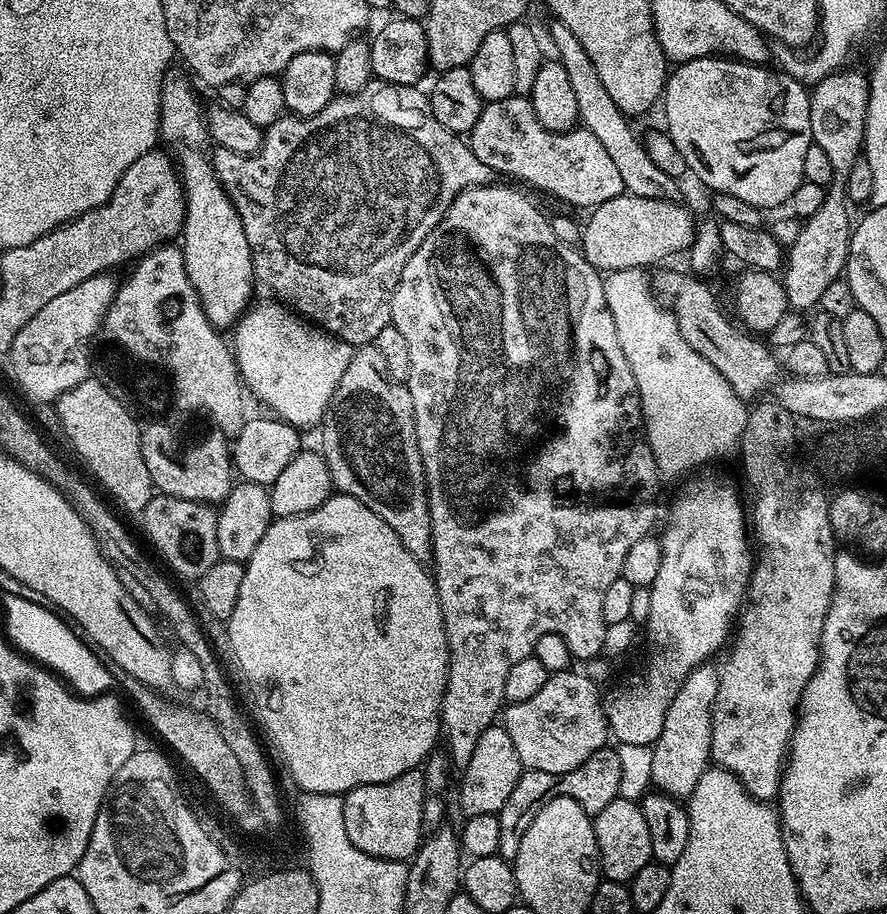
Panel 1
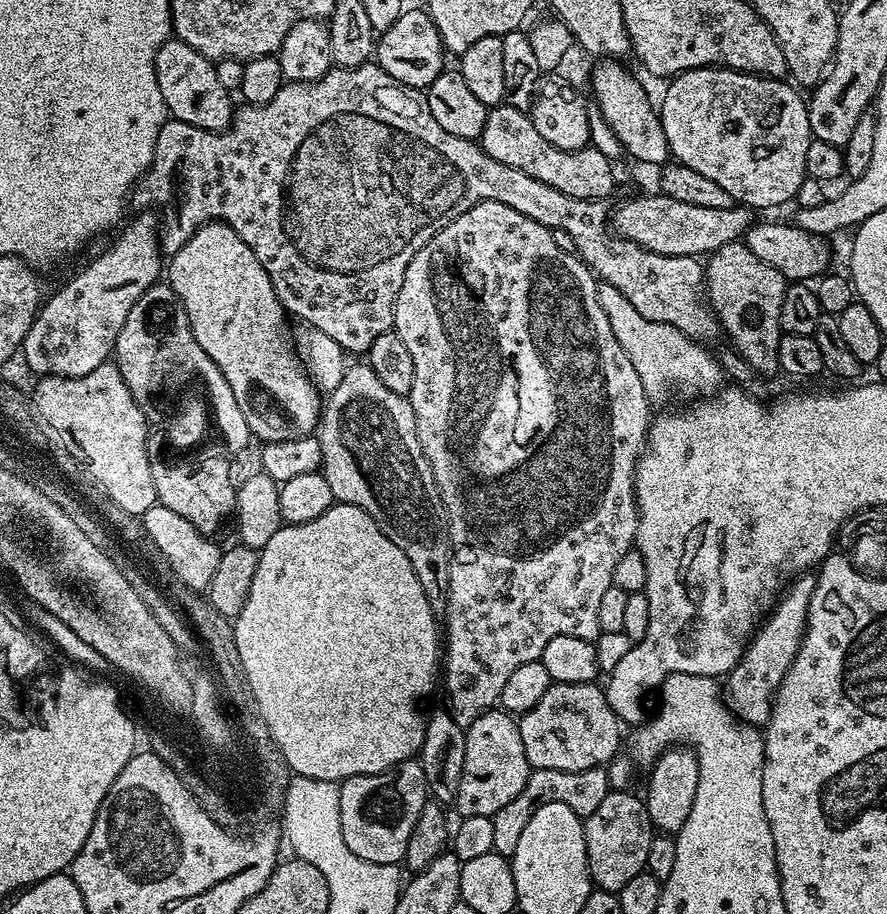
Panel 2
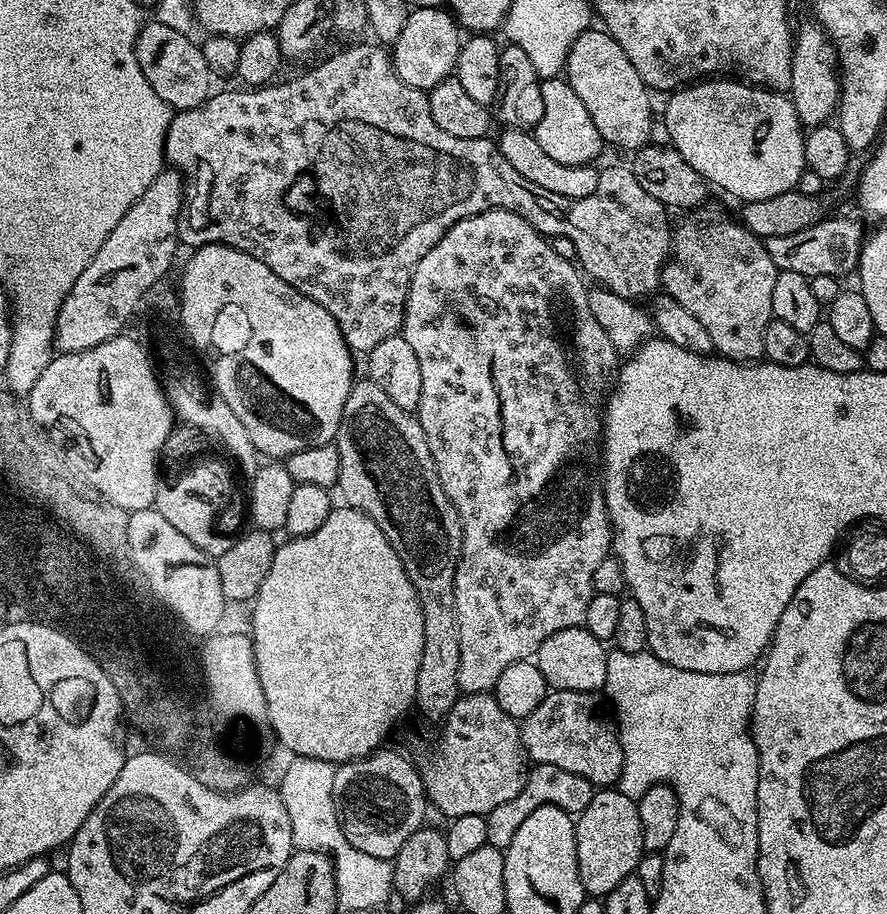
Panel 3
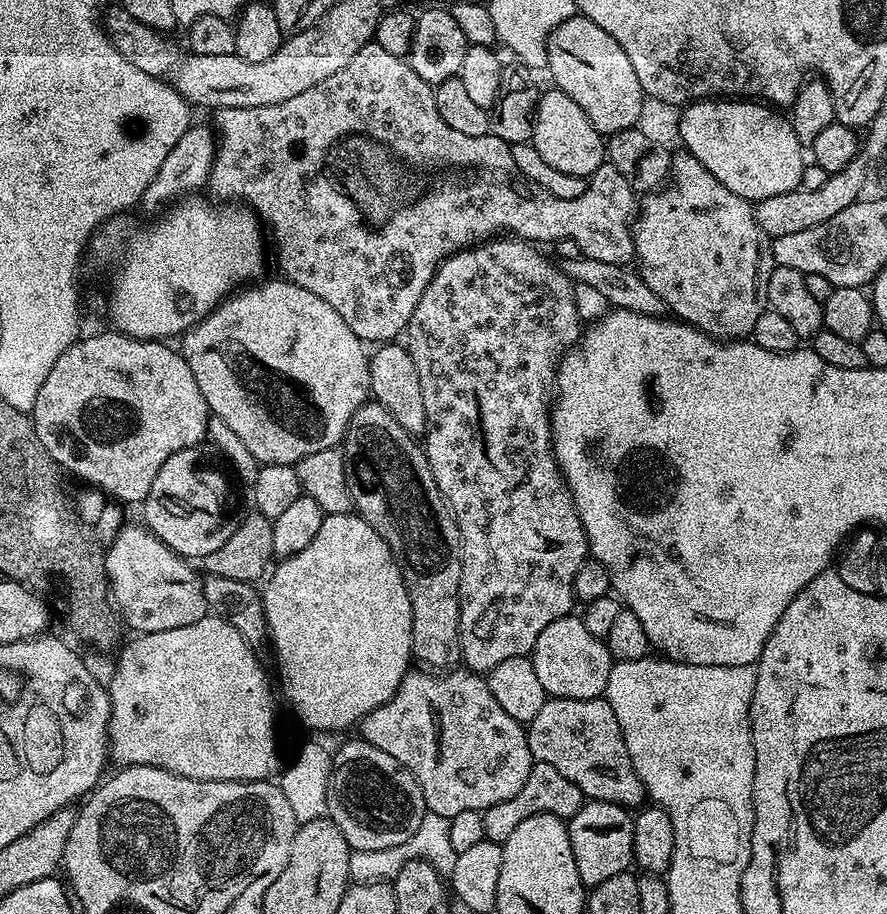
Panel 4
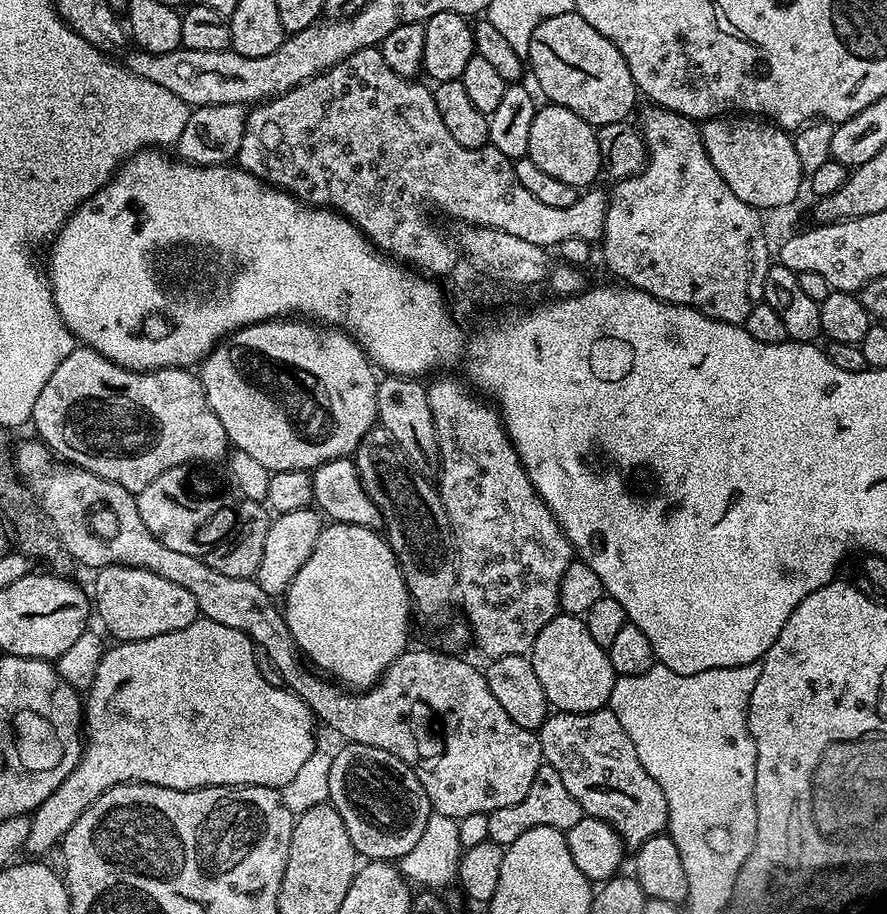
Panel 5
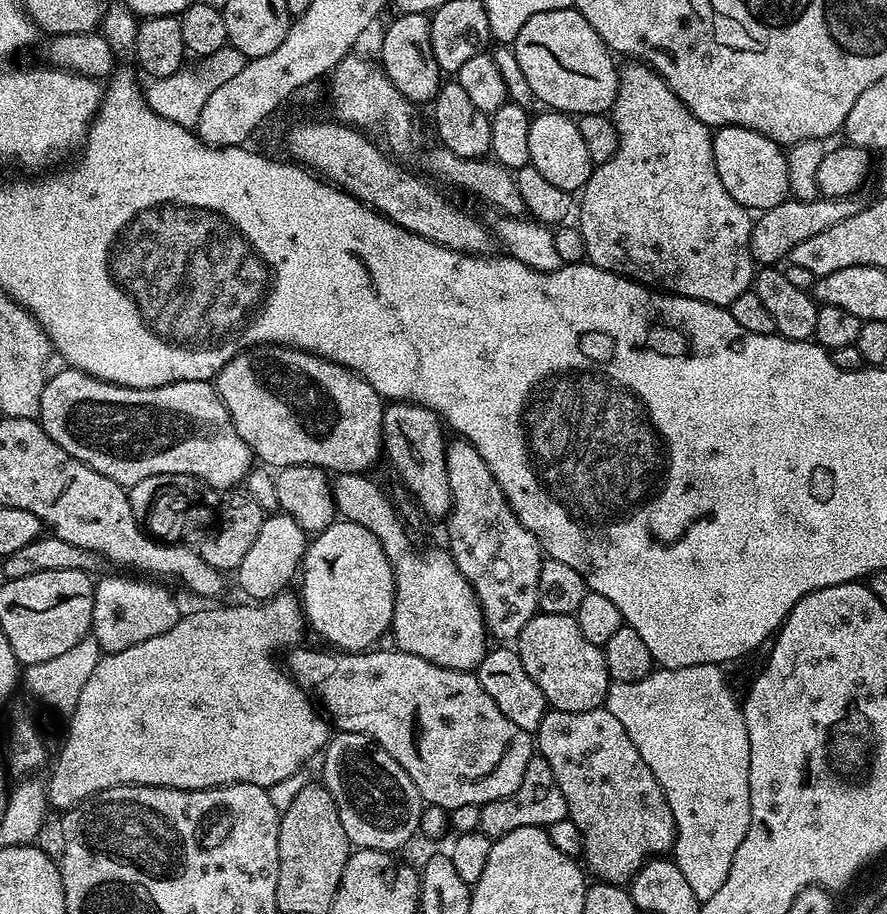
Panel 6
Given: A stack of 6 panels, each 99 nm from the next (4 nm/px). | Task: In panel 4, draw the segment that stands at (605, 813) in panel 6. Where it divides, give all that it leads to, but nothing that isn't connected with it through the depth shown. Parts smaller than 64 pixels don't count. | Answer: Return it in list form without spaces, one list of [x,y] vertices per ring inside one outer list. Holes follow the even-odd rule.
[[[545,699],[542,710],[538,710],[526,731],[533,761],[541,760],[554,766],[554,770],[570,778],[588,800],[614,802],[629,810],[639,809],[645,803],[644,783],[630,762],[618,718],[614,710],[610,710],[607,699]]]

